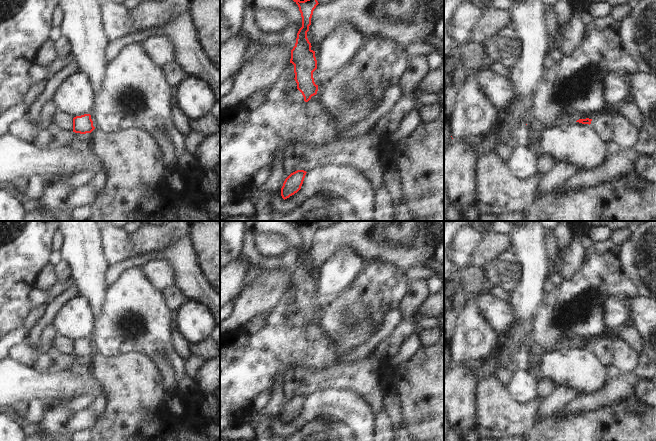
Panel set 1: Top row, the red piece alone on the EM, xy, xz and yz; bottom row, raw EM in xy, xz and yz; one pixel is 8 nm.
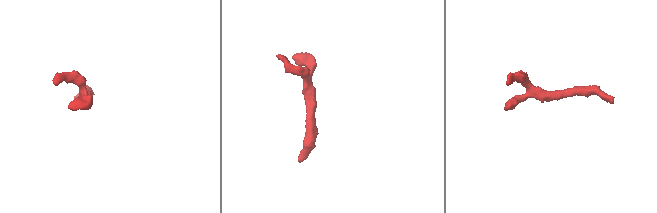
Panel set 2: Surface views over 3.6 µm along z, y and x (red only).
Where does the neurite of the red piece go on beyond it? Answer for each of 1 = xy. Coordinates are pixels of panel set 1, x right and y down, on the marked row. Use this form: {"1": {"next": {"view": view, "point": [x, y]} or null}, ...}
{"1": {"next": null}}

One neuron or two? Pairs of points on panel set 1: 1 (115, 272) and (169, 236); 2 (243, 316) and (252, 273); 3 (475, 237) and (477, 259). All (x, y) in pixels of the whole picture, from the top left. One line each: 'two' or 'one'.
1: two
2: two
3: two

